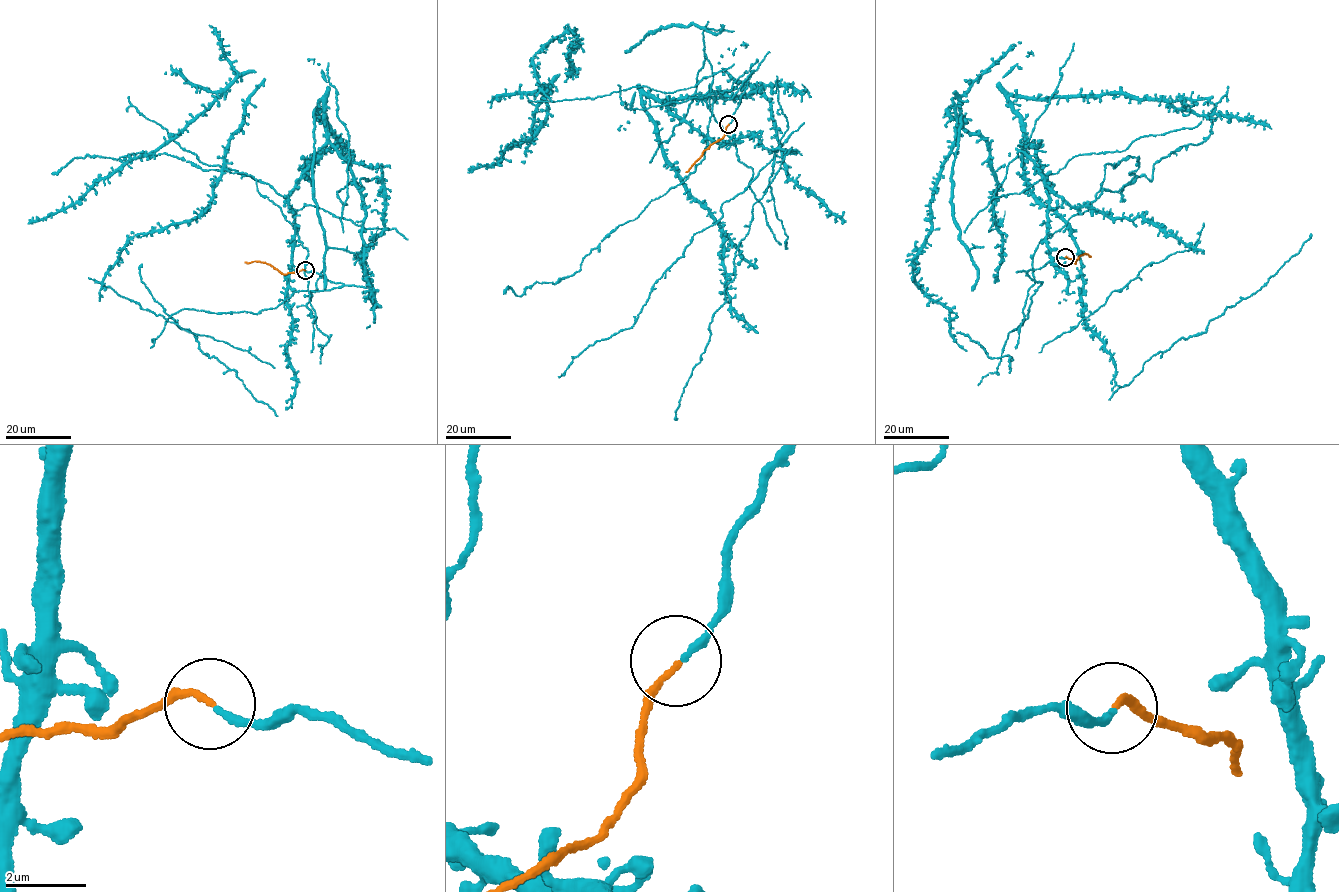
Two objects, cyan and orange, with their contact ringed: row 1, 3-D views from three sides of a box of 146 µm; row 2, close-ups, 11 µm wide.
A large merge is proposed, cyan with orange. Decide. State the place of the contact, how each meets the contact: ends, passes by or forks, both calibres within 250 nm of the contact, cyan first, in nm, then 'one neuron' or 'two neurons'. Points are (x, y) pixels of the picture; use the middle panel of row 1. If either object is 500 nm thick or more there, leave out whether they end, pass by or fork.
(728, 124) | cyan ends | orange ends | 190/150 nm | one neuron

